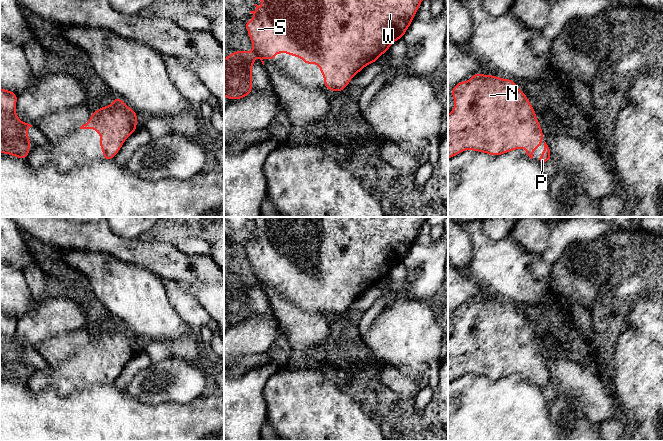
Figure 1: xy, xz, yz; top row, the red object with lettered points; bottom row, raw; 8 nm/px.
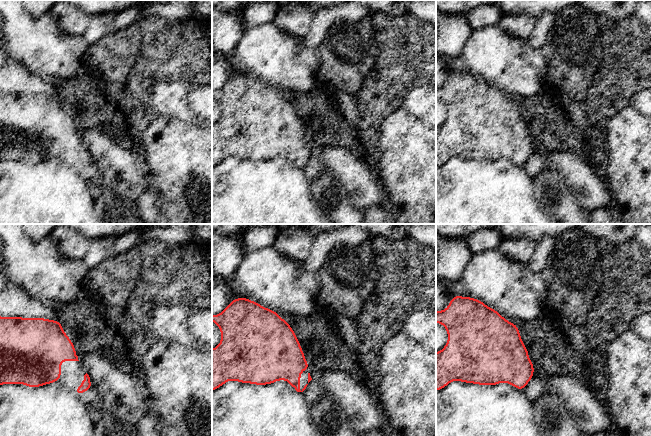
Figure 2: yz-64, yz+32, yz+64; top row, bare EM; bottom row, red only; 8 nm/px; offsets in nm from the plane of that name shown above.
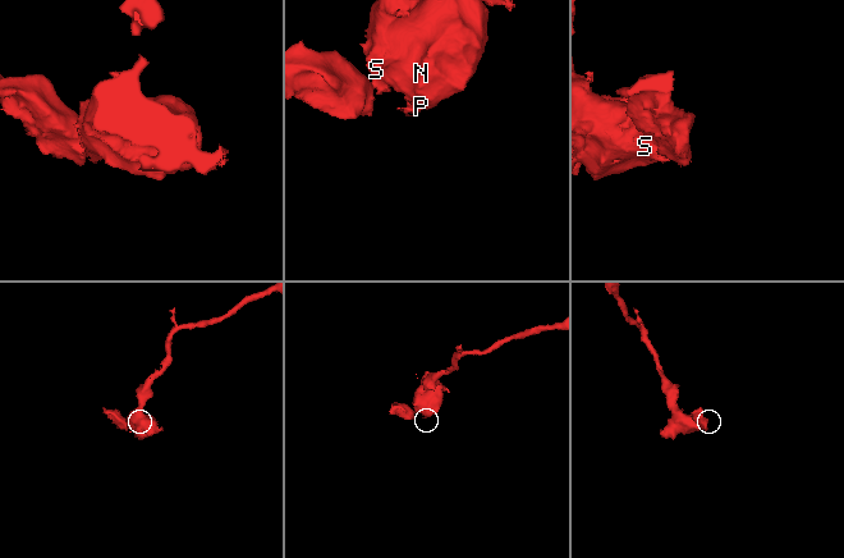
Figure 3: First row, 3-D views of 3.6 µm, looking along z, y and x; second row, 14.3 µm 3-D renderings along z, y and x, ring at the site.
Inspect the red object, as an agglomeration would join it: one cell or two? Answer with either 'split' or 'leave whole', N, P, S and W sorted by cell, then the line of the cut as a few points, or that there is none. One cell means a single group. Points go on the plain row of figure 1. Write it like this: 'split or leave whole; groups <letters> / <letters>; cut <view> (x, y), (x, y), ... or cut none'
leave whole; groups N P S W; cut none

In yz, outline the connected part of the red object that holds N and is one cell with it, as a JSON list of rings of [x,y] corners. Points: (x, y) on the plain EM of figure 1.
[[[480,297],[469,301],[468,306],[462,304],[450,313],[454,332],[448,338],[448,383],[465,374],[499,380],[519,372],[525,372],[533,383],[533,375],[544,365],[544,360],[525,317],[512,303]]]

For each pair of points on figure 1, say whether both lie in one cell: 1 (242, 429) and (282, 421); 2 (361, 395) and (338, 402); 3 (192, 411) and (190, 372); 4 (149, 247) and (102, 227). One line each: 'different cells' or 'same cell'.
1: different cells
2: different cells
3: different cells
4: same cell

